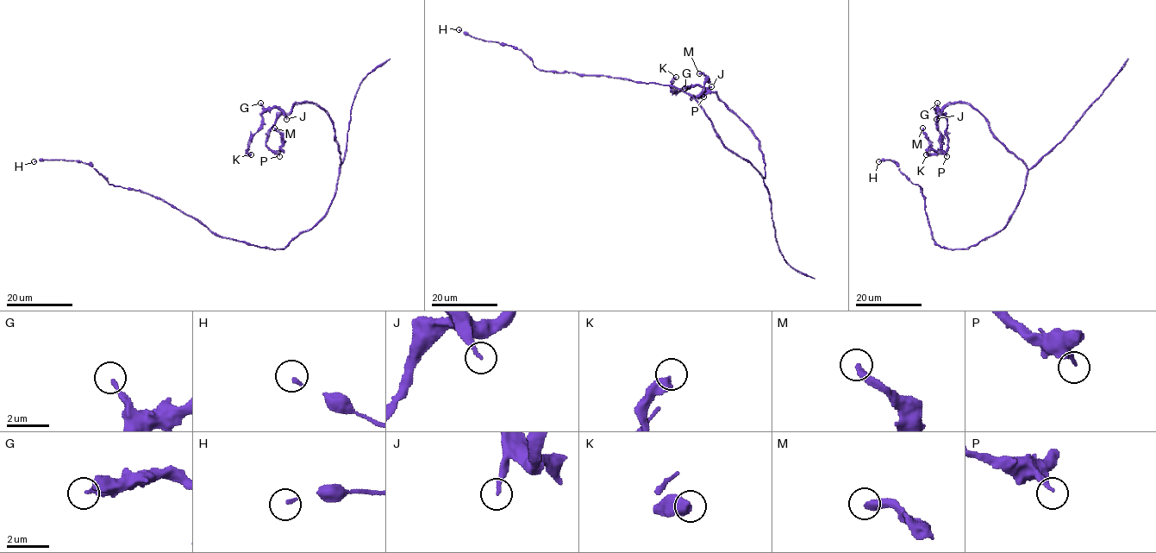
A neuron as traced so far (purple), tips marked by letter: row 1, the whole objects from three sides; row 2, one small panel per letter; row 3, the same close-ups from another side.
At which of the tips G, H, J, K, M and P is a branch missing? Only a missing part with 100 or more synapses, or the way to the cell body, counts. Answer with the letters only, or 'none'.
none

